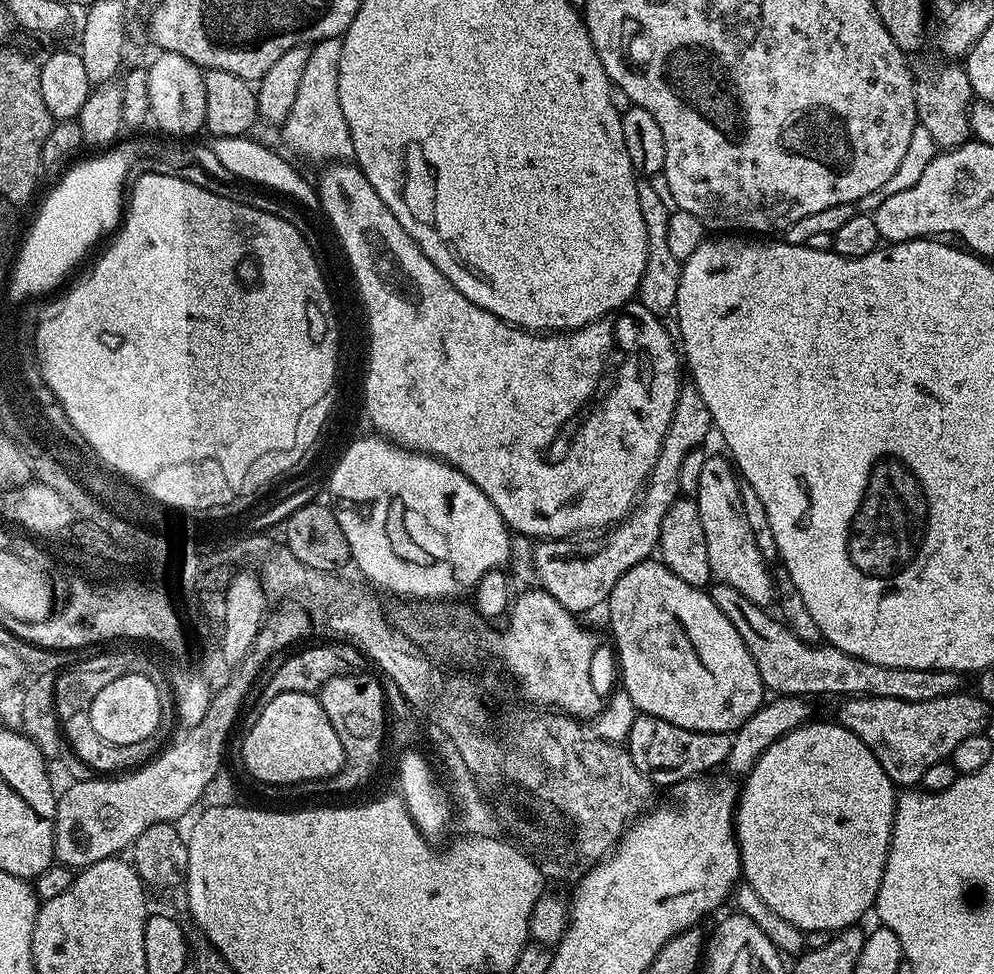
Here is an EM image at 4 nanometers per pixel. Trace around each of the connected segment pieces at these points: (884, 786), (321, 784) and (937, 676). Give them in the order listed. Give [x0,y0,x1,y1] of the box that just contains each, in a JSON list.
[[736,722,898,934],[263,670,390,809],[711,583,961,702]]

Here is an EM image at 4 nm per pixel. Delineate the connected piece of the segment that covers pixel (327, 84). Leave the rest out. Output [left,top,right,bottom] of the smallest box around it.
[282,39,353,165]

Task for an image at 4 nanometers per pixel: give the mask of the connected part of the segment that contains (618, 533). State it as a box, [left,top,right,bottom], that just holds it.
[533,386,713,614]

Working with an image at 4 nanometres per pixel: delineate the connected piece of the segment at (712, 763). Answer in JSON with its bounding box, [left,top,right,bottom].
[626,714,732,786]

